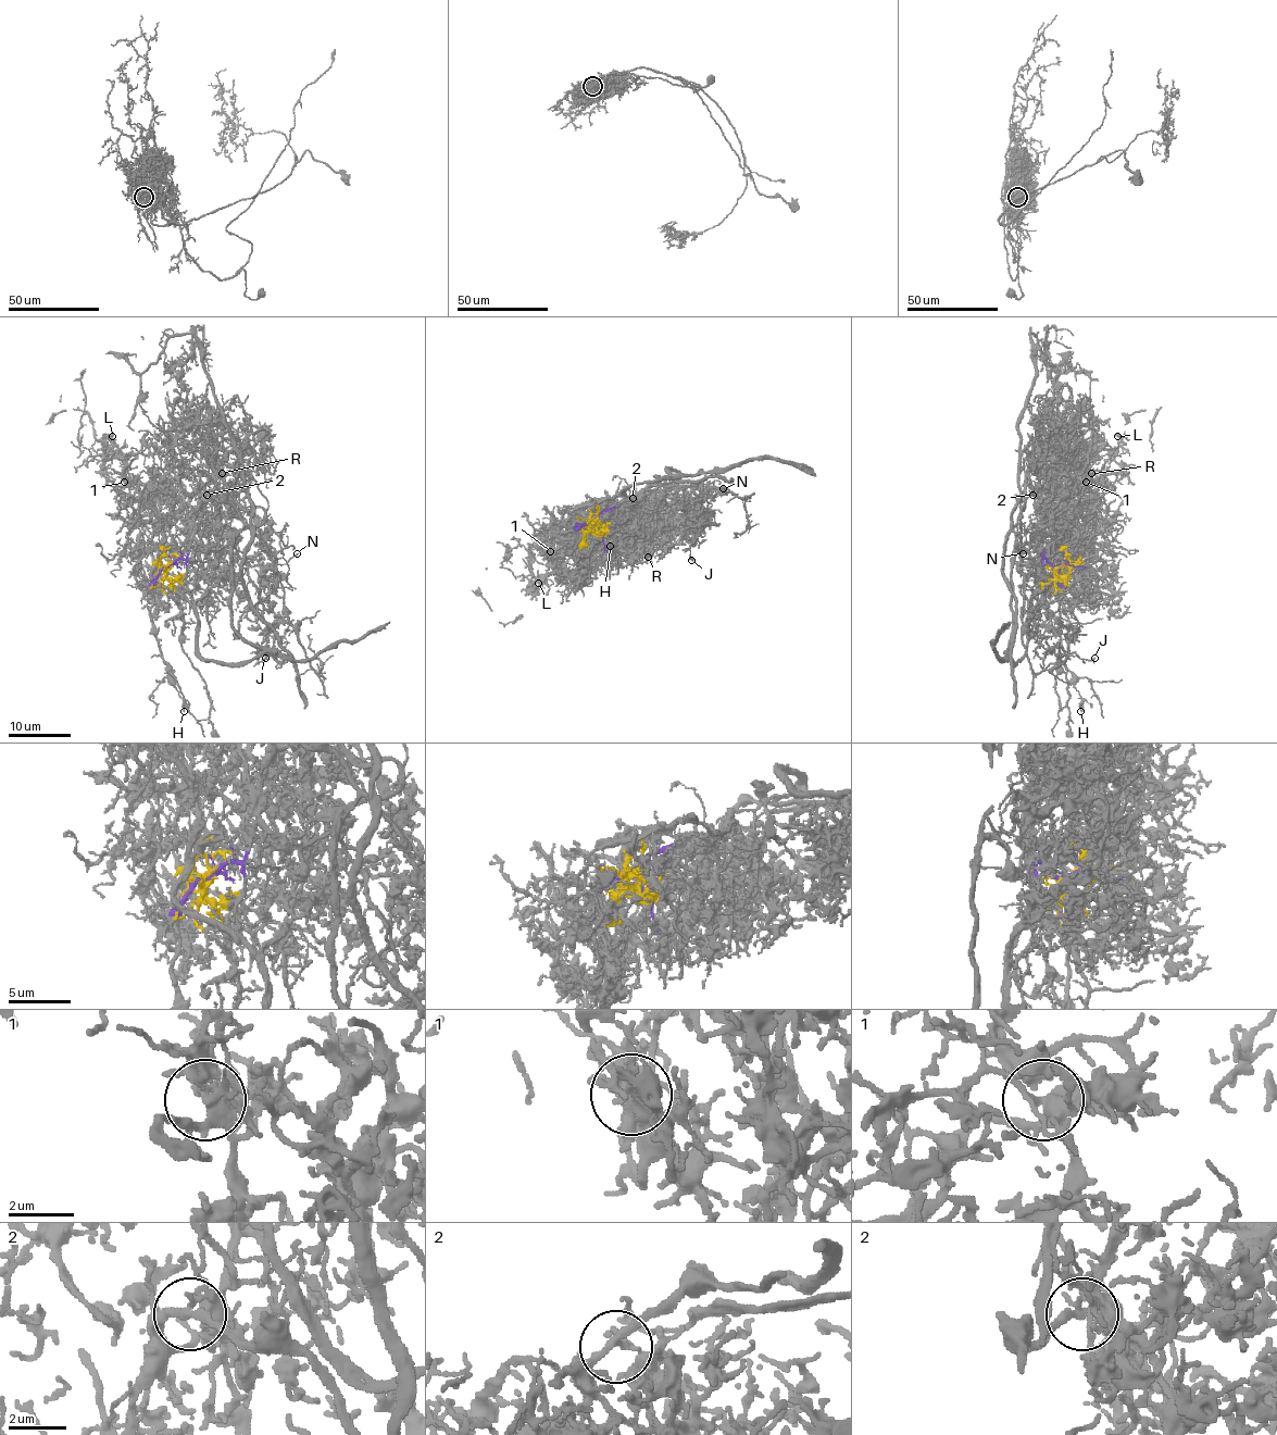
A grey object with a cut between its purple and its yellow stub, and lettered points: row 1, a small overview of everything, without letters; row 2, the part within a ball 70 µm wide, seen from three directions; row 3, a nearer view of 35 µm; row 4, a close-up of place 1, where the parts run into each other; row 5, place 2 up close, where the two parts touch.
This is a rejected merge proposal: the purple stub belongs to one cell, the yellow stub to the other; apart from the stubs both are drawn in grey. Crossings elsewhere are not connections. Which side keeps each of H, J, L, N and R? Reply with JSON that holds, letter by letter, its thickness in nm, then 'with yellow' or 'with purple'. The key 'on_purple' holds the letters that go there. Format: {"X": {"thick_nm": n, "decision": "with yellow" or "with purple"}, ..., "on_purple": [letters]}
{"H": {"thick_nm": 200, "decision": "with purple"}, "J": {"thick_nm": 140, "decision": "with yellow"}, "L": {"thick_nm": 170, "decision": "with yellow"}, "N": {"thick_nm": 120, "decision": "with purple"}, "R": {"thick_nm": 170, "decision": "with yellow"}, "on_purple": ["H", "N"]}

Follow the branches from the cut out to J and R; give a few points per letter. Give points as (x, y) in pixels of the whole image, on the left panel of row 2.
J: (171, 566), (172, 578), (202, 573), (228, 523), (270, 612), (266, 657)
R: (171, 566), (172, 578), (205, 568), (209, 548), (217, 545), (213, 526), (230, 512), (214, 482), (222, 473)

